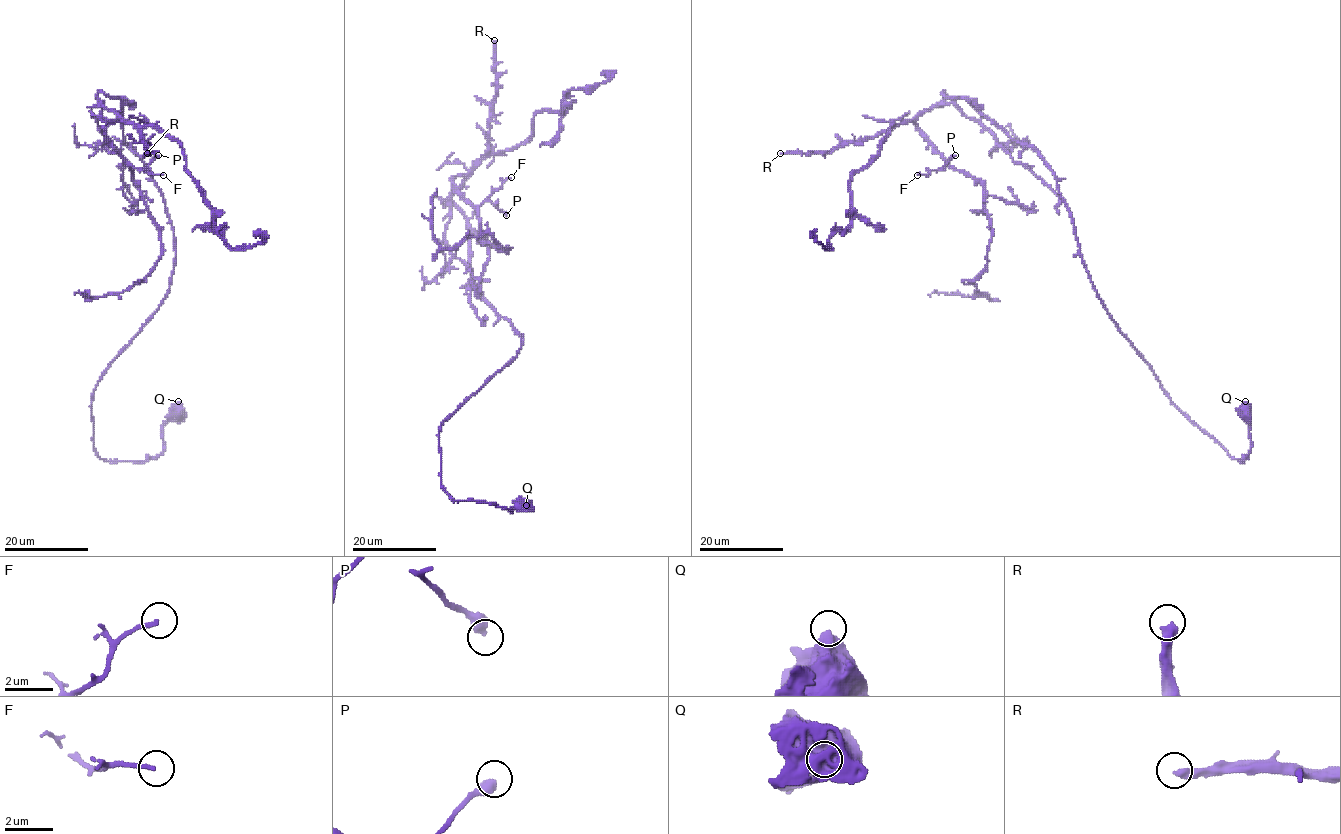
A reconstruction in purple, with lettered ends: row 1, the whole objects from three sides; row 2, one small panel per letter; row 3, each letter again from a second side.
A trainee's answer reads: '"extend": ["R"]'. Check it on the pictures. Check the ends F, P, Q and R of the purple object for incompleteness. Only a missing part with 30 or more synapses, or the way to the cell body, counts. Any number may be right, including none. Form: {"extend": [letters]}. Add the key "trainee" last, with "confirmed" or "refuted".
{"extend": ["R"], "trainee": "confirmed"}

